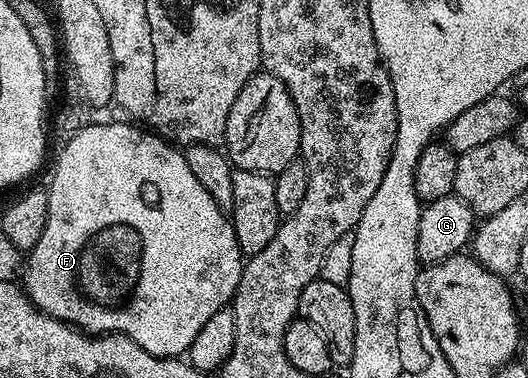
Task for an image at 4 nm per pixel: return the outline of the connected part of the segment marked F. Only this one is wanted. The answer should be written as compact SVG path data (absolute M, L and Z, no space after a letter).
M95 121L66 140L68 143L64 145L63 152L55 163L55 176L51 179L51 187L46 188L45 229L41 237L37 237L37 245L33 245L33 249L26 252L25 266L21 271L21 286L38 311L60 319L63 323L69 323L88 335L124 335L141 345L141 349L156 355L158 359L183 357L193 345L193 337L201 333L205 321L209 321L213 313L224 310L234 300L235 290L241 281L245 256L235 240L235 230L228 212L219 207L217 201L213 201L213 197L205 193L201 181L193 177L193 169L189 169L186 154L178 146L172 145L150 130L127 123Z

